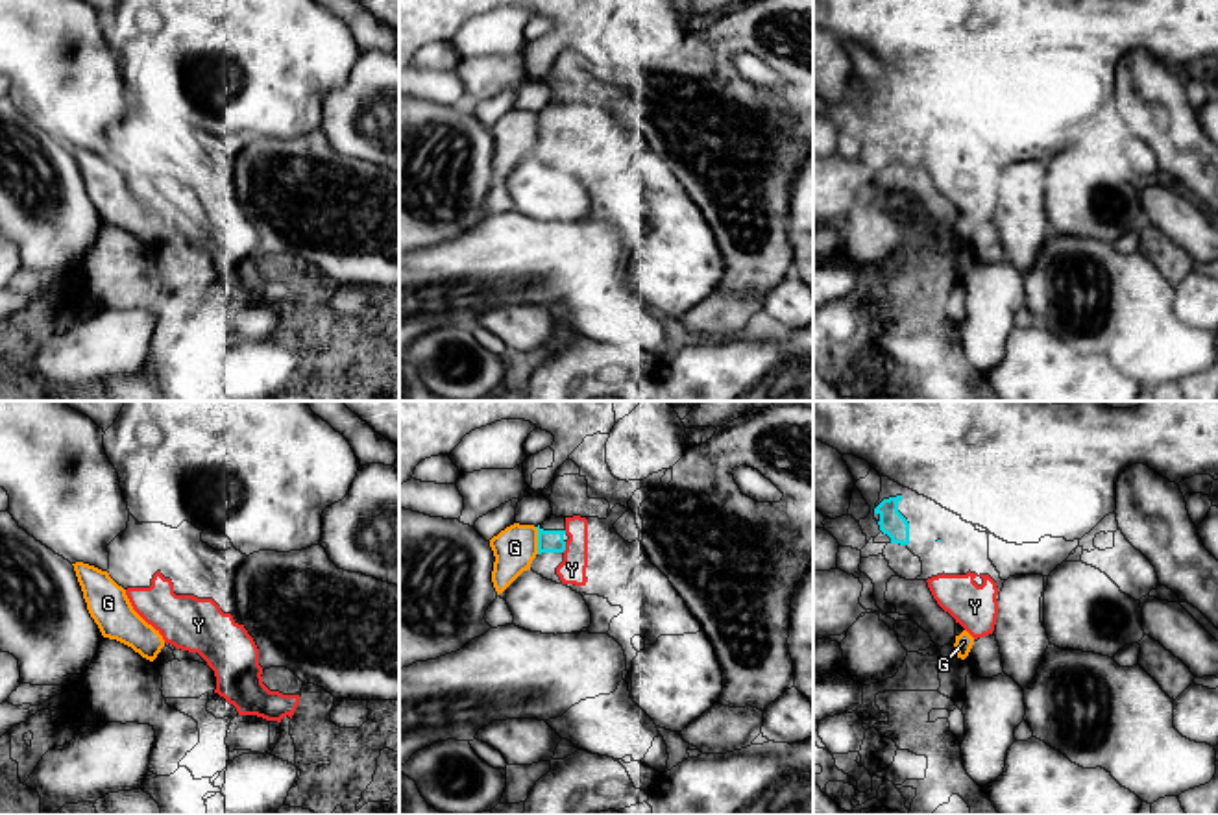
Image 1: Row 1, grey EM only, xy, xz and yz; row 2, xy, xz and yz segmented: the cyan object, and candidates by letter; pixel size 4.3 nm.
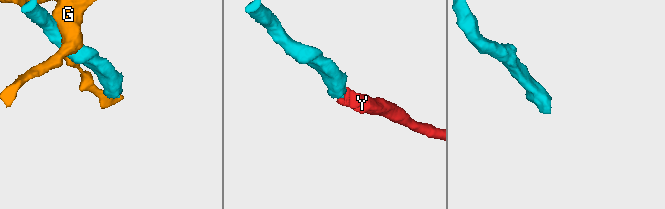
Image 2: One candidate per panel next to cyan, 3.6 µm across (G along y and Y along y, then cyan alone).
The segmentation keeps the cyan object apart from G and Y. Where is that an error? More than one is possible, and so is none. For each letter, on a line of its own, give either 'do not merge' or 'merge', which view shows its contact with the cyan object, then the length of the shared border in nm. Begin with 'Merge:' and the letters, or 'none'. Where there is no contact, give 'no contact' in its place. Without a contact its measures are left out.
Merge: Y
G: do not merge | xz | 120 nm
Y: merge | xz | 50 nm

